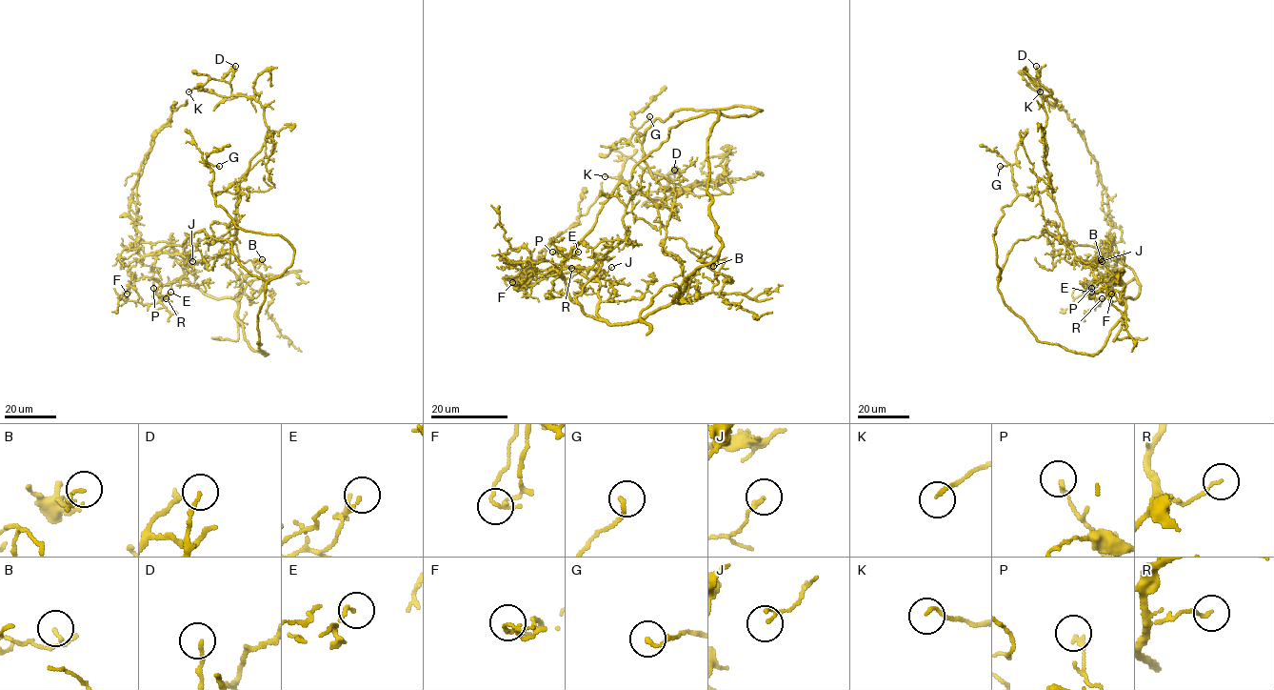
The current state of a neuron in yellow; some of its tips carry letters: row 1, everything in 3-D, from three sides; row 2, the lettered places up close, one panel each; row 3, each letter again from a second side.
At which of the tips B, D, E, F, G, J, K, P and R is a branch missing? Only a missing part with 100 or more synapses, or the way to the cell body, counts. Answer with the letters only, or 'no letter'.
no letter

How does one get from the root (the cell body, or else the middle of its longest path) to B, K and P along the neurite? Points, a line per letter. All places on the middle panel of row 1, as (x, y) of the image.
B: (675, 303), (684, 275), (682, 262), (664, 250), (666, 237), (682, 238), (691, 252), (713, 266)
K: (675, 303), (682, 262), (663, 247), (675, 199), (696, 181), (722, 182), (644, 192), (605, 176)
P: (675, 303), (631, 322), (607, 324), (594, 319), (570, 296), (560, 274), (565, 257), (552, 252)

